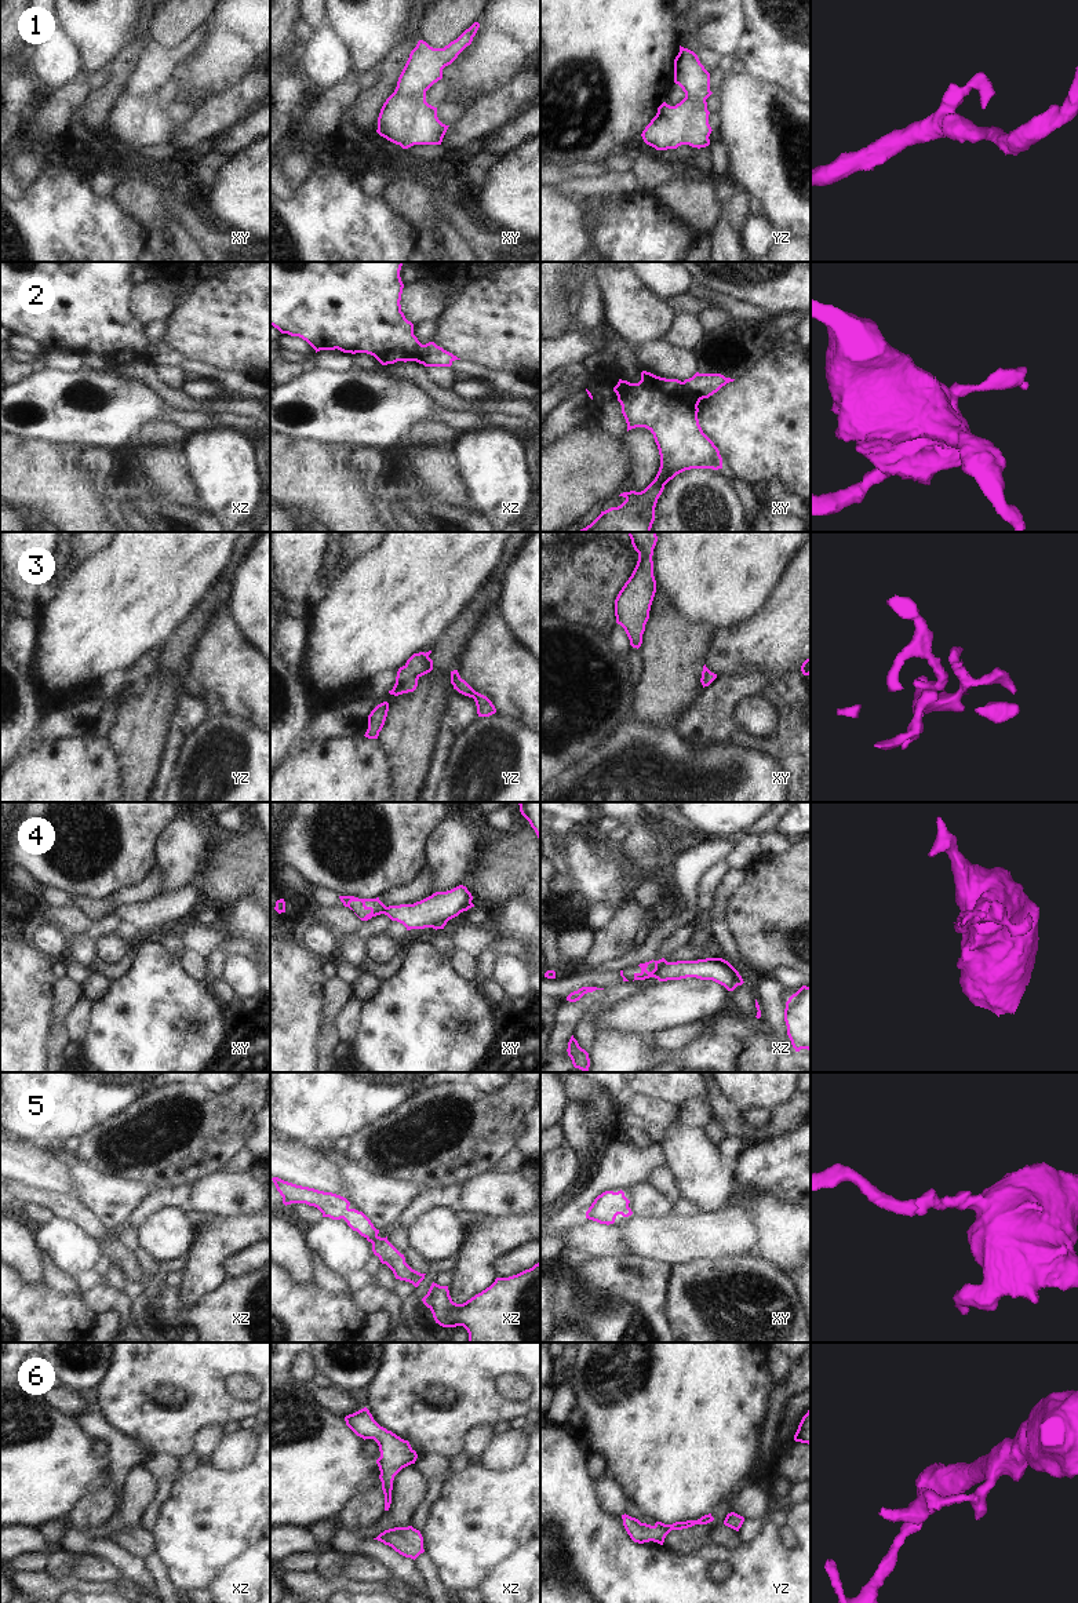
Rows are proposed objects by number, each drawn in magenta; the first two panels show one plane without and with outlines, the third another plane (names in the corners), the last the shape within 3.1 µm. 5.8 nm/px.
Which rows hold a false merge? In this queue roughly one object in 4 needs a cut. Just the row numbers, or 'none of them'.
2, 4

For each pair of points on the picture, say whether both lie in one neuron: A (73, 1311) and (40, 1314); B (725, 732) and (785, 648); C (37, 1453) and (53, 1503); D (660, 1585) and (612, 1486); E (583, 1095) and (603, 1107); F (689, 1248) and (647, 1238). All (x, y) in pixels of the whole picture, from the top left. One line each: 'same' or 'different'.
A: same
B: same
C: same
D: different
E: same
F: same

